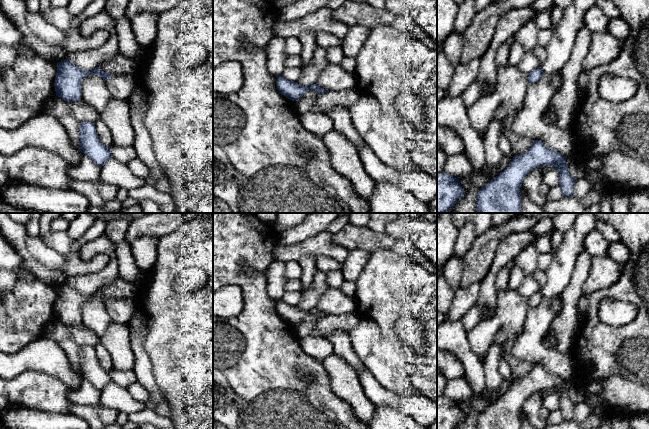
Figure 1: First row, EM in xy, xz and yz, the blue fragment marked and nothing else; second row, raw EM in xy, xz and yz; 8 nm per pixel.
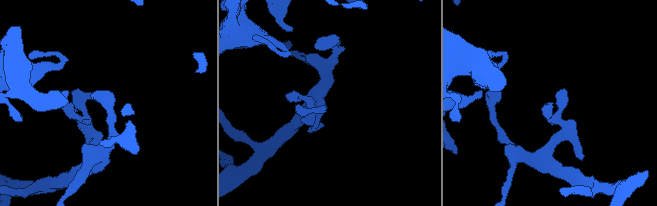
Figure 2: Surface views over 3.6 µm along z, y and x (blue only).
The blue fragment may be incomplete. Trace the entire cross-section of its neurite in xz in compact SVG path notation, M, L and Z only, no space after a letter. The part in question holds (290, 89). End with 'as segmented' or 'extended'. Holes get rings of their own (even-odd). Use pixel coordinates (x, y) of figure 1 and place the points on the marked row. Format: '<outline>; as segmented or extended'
M281 76L277 77L276 85L280 93L292 101L298 100L300 96L309 90L314 90L318 92L319 95L328 92L326 89L320 87L315 83L310 86L301 86L296 82L289 81Z; as segmented

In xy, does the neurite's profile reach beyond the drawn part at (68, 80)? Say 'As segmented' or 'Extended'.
As segmented

